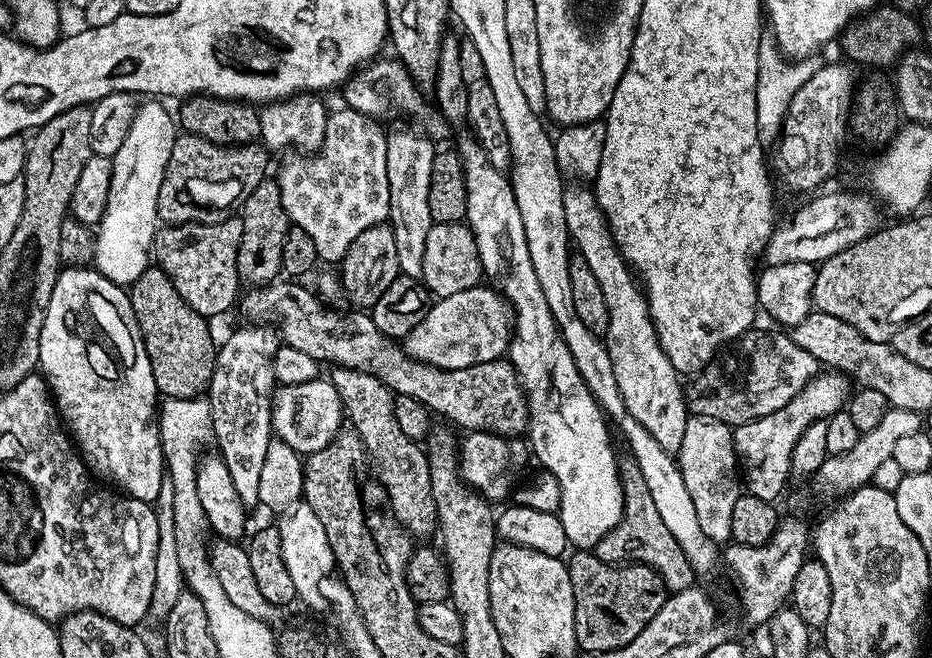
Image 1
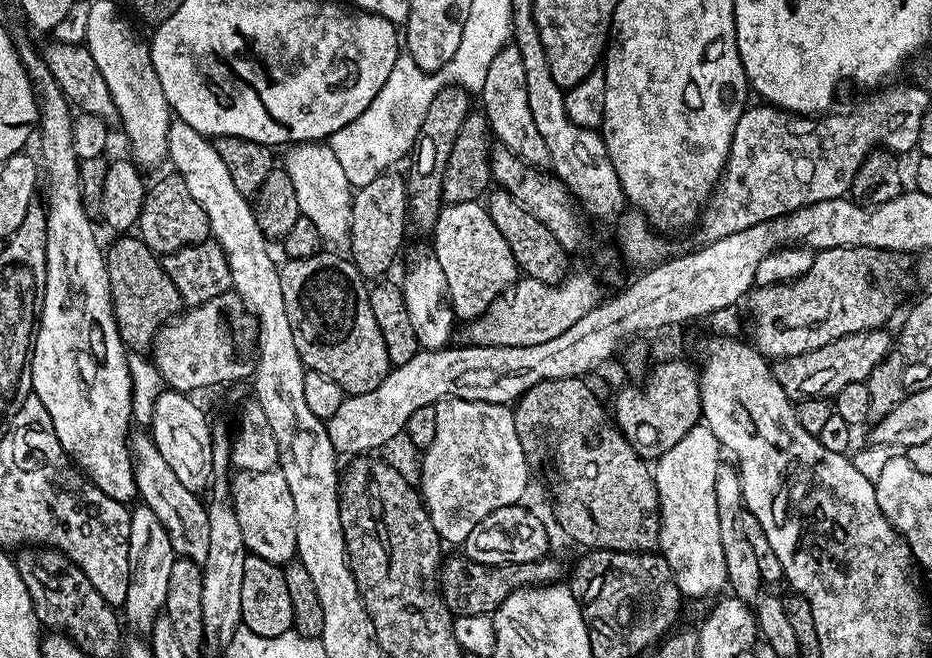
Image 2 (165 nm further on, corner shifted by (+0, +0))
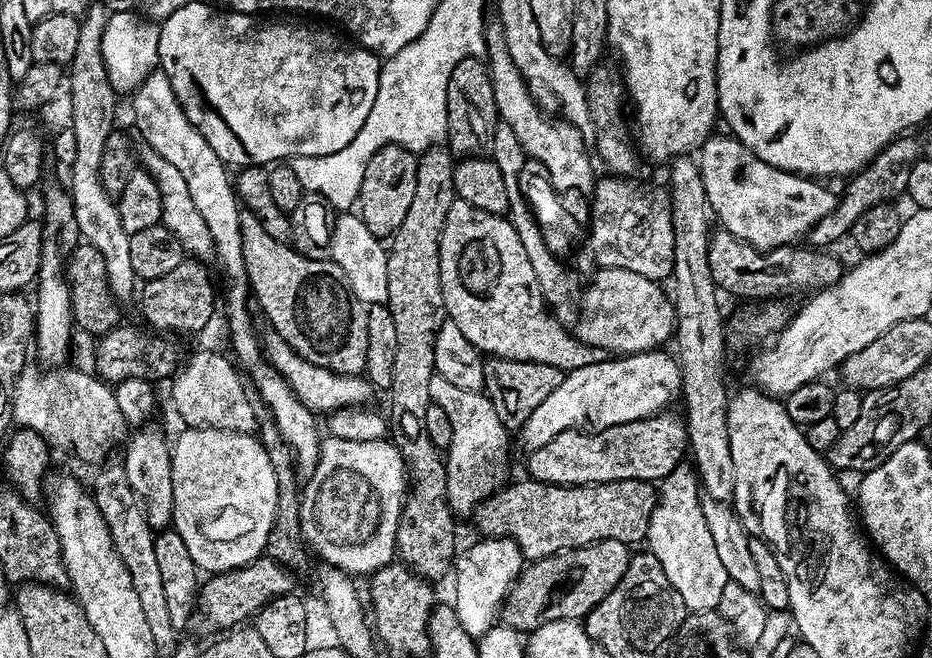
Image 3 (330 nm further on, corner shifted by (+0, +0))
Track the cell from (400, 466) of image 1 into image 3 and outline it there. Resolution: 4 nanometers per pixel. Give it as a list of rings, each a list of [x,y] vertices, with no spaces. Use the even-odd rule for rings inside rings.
[[[241,211],[240,233],[246,284],[251,295],[252,292],[256,295],[265,318],[272,323],[271,331],[277,332],[306,362],[314,362],[314,366],[322,366],[334,374],[361,375],[366,366],[366,308],[348,289],[342,270],[330,258],[306,258],[285,241],[270,238],[270,234],[258,226],[258,218],[249,212]]]

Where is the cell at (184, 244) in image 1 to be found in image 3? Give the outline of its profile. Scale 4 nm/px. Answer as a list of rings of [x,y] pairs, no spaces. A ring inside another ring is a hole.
[[[185,258],[178,266],[174,266],[174,270],[170,270],[170,274],[143,281],[138,297],[140,312],[149,329],[160,334],[168,334],[171,328],[176,332],[200,332],[211,322],[216,296],[212,293],[212,280],[204,268],[207,267],[201,261]]]

